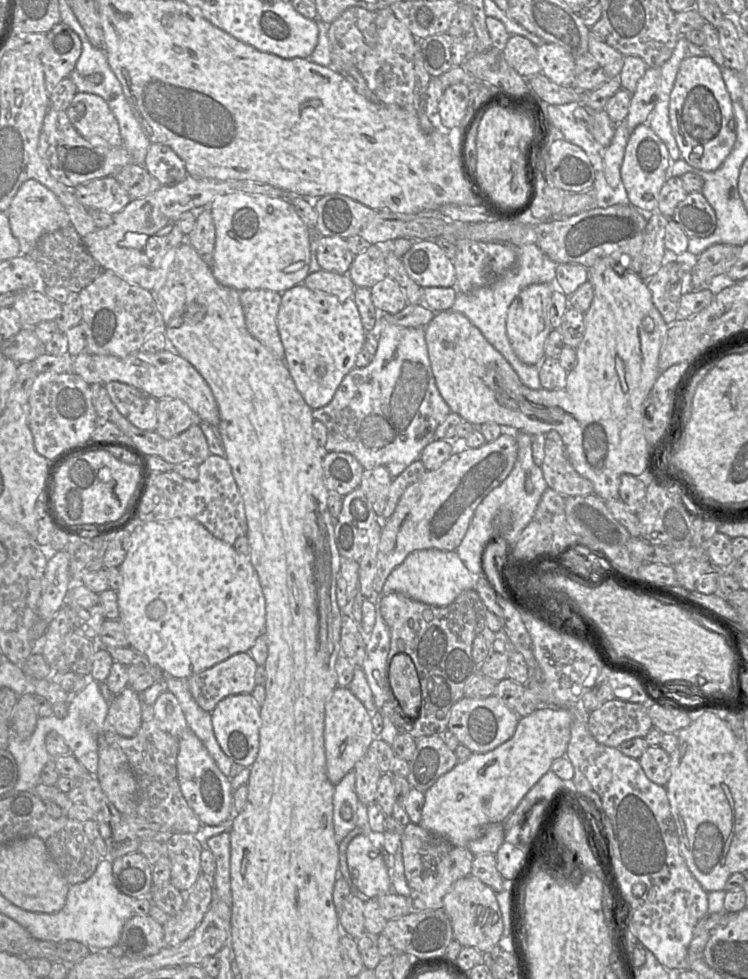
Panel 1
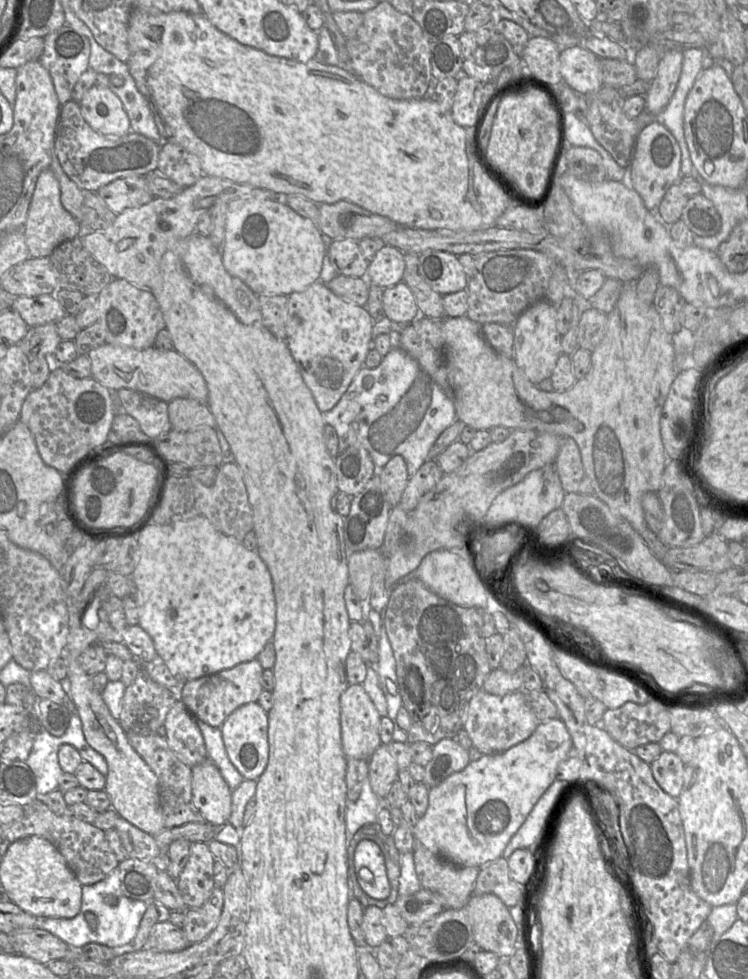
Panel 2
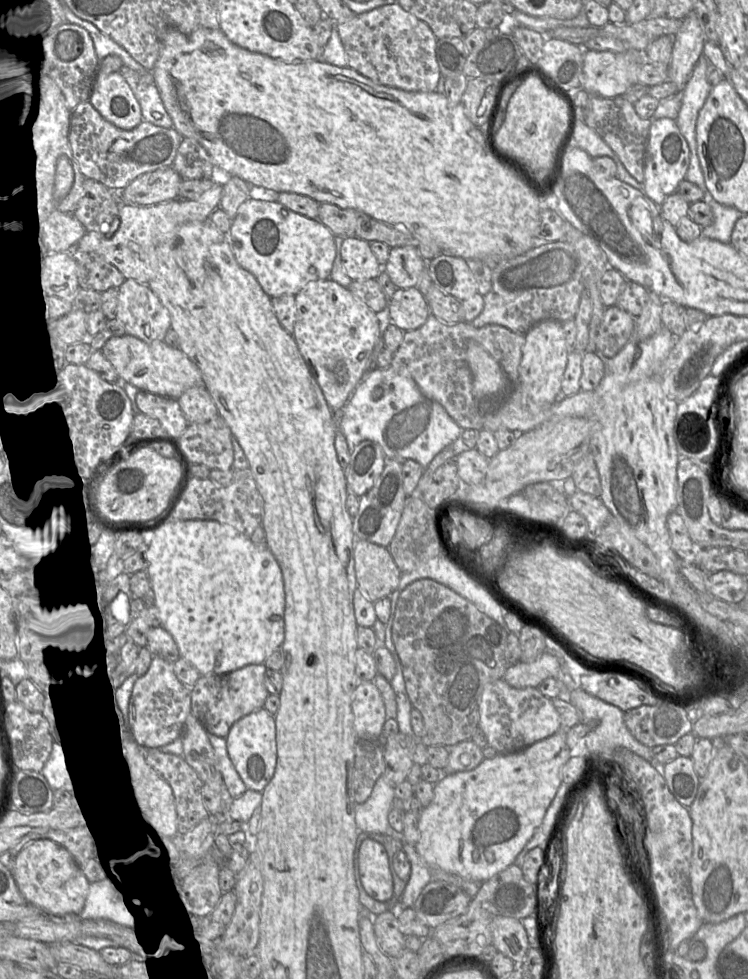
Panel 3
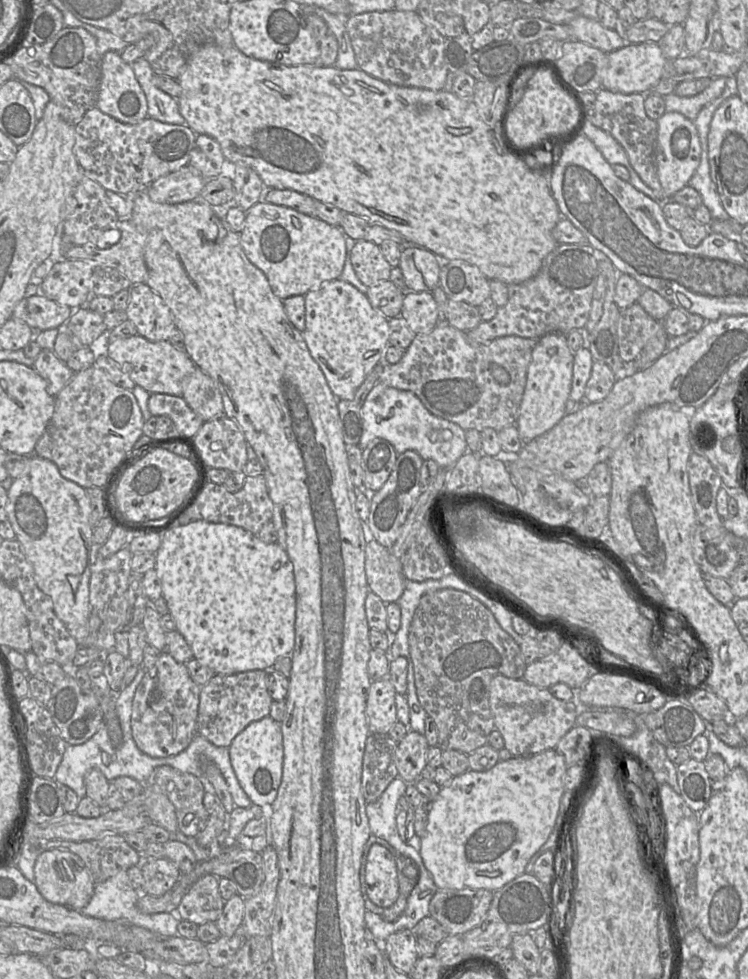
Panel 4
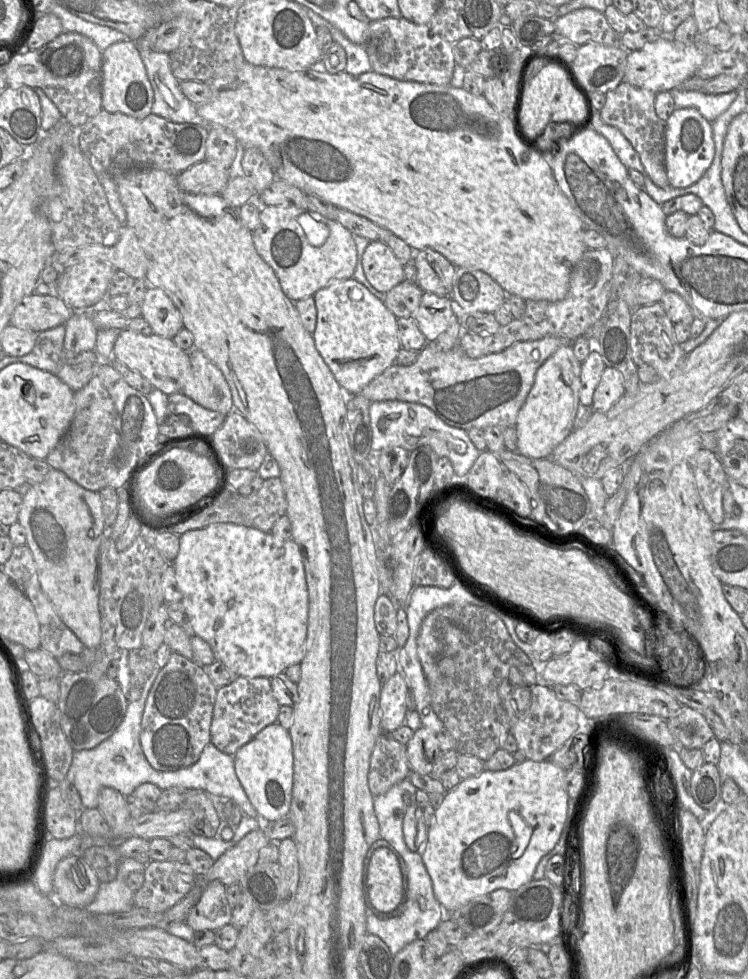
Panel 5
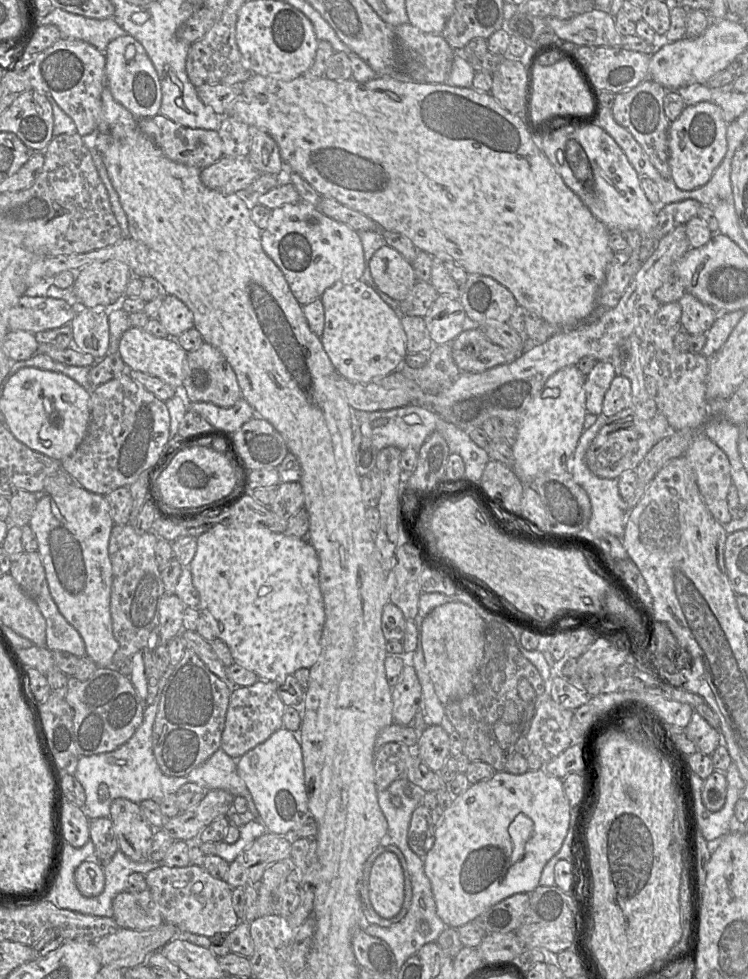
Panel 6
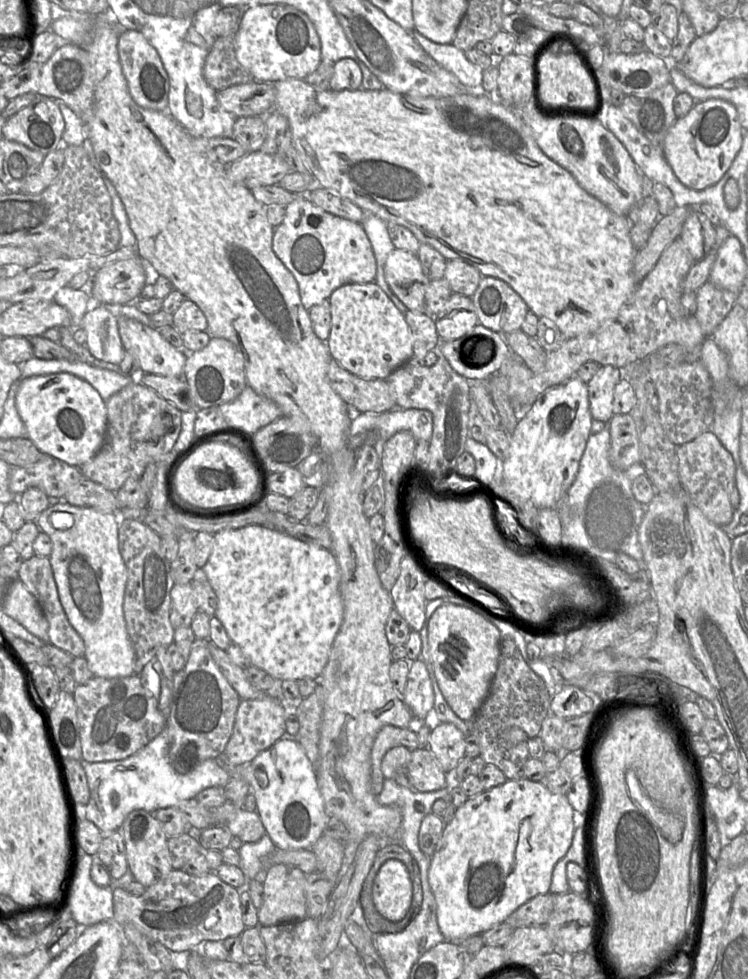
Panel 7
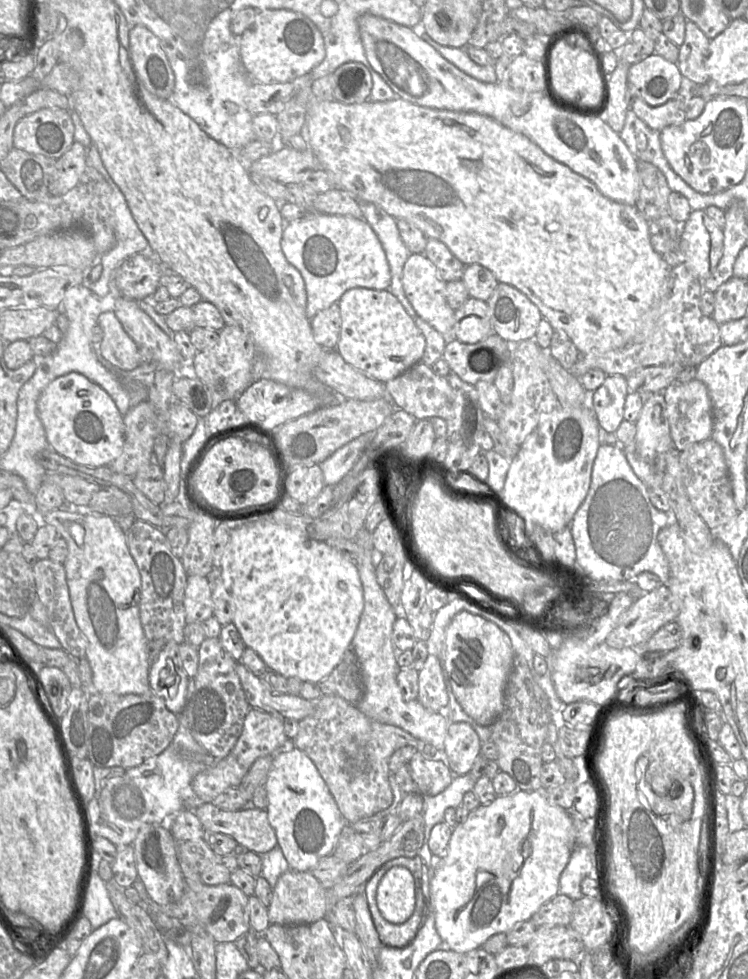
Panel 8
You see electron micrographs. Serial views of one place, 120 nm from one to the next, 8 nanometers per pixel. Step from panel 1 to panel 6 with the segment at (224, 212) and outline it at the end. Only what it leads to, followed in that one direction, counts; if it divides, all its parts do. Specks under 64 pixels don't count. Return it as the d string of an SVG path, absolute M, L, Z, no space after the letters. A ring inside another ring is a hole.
M298 201L272 210L268 226L262 230L261 244L283 272L291 292L302 306L320 299L338 281L353 283L360 280L365 270L359 233L307 202L303 205ZM309 218L316 219L316 223L309 223Z

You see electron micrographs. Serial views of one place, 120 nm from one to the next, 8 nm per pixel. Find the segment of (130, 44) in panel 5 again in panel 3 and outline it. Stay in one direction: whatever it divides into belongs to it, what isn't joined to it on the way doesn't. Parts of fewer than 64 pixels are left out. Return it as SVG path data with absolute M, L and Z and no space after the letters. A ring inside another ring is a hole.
M97 71L88 102L108 122L130 130L142 121L140 105L119 71Z

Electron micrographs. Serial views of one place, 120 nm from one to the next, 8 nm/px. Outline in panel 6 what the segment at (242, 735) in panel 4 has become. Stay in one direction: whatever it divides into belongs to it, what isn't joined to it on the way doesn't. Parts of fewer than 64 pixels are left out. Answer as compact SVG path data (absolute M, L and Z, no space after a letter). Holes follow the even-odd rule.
M285 727L236 760L238 776L246 784L261 821L268 831L286 835L312 816L308 806L302 745L298 733Z

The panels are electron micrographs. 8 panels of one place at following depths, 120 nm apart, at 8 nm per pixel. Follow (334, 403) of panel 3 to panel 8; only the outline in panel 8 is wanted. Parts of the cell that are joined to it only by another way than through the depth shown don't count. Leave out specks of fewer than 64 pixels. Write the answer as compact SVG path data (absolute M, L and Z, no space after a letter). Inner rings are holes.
M355 287L347 290L337 303L342 323L336 350L355 369L386 383L421 362L426 340L389 290Z

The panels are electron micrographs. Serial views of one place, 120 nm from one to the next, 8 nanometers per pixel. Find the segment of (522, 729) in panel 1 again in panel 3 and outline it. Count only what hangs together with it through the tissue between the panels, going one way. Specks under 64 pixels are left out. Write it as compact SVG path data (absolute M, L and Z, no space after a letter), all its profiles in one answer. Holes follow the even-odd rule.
M565 730L509 753L484 759L478 767L444 776L434 784L434 797L419 816L420 837L415 849L429 868L484 882L514 863L541 825L562 783L561 770L570 759Z

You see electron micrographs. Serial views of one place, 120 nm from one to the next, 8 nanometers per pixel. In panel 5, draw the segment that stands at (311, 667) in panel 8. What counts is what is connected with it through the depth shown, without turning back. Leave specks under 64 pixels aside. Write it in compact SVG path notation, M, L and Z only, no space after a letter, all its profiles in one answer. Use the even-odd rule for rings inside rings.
M214 523L207 527L190 530L181 534L179 553L171 564L175 567L178 585L183 594L181 602L185 606L193 634L204 639L211 646L216 660L234 671L238 677L266 677L271 679L278 674L284 673L290 665L301 663L306 652L308 595L304 555L301 547L293 539L279 539L270 532L263 532L243 524Z

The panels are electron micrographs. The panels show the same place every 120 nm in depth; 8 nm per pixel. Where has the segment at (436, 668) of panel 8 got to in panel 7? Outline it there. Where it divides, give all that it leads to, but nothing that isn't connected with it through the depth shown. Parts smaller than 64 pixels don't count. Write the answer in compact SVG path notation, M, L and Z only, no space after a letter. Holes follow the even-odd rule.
M422 660L410 662L410 670L402 699L415 719L424 719L434 707L432 682Z

